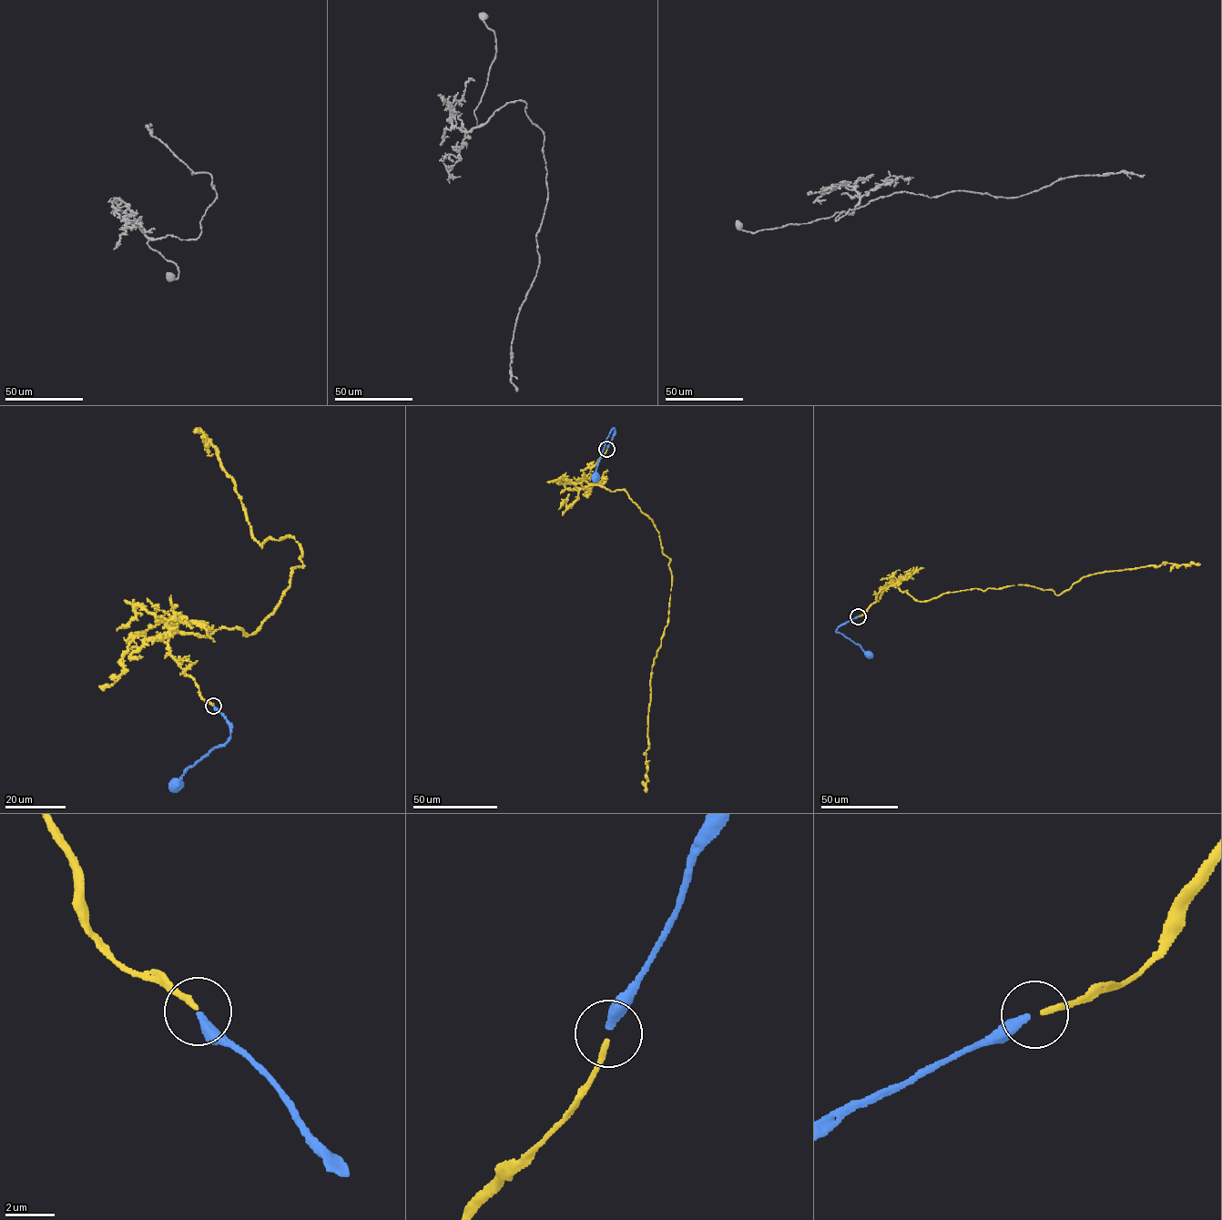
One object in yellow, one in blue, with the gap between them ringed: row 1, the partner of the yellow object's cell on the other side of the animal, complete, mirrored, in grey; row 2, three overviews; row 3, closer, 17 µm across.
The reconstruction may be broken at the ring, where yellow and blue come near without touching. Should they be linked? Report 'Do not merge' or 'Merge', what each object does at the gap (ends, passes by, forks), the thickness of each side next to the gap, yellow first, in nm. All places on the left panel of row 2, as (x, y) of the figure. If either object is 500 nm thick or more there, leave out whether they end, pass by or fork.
Merge. At the ring yellow ends. At the ring blue ends. Thickness 240 nm (yellow) against 360 nm

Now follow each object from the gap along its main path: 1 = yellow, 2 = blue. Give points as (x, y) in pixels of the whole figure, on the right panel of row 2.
1: (858, 616), (893, 583), (921, 602), (1023, 584), (1060, 594), (1091, 574), (1190, 563)
2: (857, 616), (842, 624), (836, 631), (869, 655)

